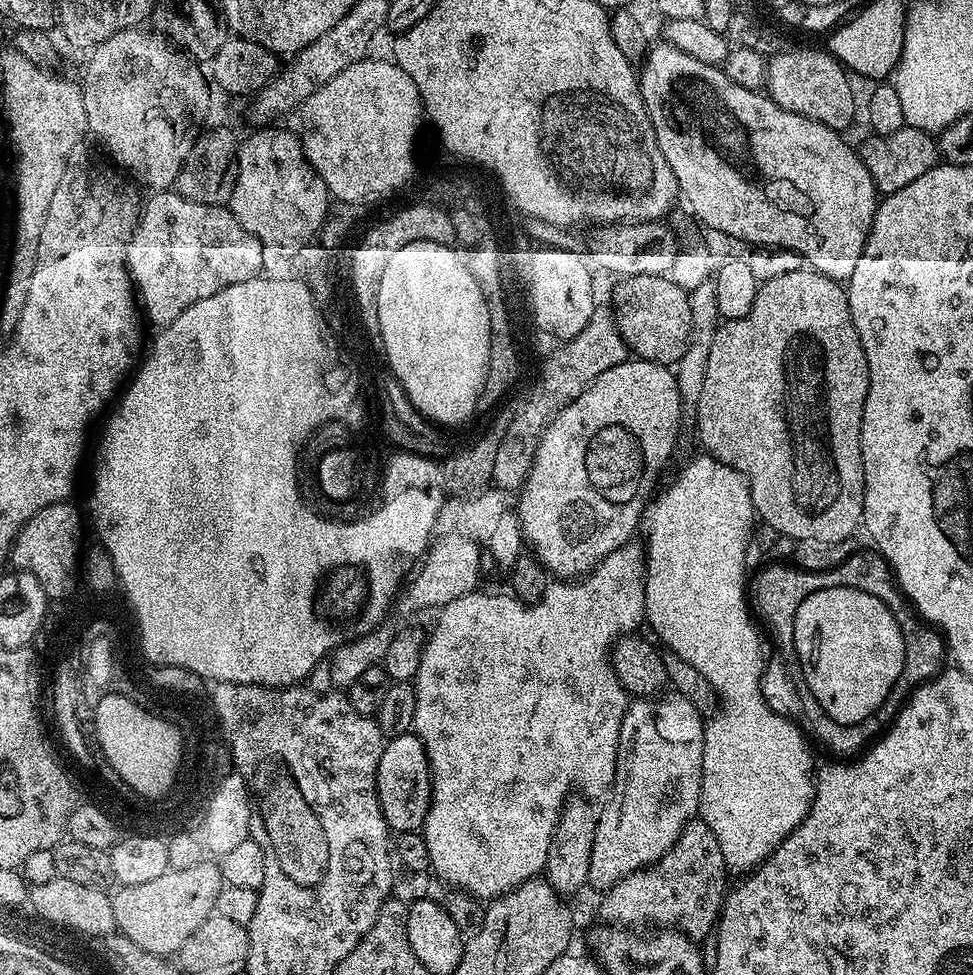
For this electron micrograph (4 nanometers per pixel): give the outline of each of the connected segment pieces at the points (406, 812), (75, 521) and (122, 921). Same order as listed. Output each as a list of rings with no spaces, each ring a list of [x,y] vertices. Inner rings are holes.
[[[412,732],[393,736],[385,743],[376,771],[376,789],[382,814],[393,833],[423,829],[428,807],[432,804],[432,775],[426,750]]]
[[[65,502],[46,506],[25,522],[12,544],[10,560],[19,571],[34,574],[44,593],[56,601],[70,595],[72,587],[77,587],[81,556],[80,512],[72,502]]]
[[[212,862],[197,865],[192,869],[169,870],[162,878],[154,882],[142,882],[131,885],[124,896],[124,901],[118,904],[118,928],[123,935],[130,938],[130,942],[138,942],[142,950],[150,950],[150,954],[158,954],[169,958],[175,957],[184,949],[186,942],[217,911],[220,897],[226,887],[223,871],[216,868]]]

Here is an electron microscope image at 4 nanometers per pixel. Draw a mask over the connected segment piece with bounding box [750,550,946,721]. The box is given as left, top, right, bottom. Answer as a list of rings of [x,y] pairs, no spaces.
[[[857,550],[851,556],[847,556],[842,563],[834,566],[825,572],[811,572],[802,570],[788,562],[772,562],[769,568],[764,568],[756,577],[750,580],[750,608],[758,617],[759,623],[768,627],[770,635],[776,639],[775,647],[781,652],[793,651],[792,647],[792,619],[796,617],[798,606],[810,594],[814,594],[823,588],[853,588],[862,590],[874,598],[878,598],[894,614],[898,626],[902,630],[904,639],[904,665],[902,674],[898,674],[898,682],[890,690],[886,698],[888,716],[893,721],[896,713],[900,711],[902,705],[907,701],[910,693],[919,688],[920,685],[928,683],[933,676],[939,676],[946,664],[946,645],[943,635],[937,629],[929,626],[914,611],[911,603],[900,591],[896,577],[892,575],[892,568],[888,564],[885,556],[881,556],[875,550],[863,552]]]

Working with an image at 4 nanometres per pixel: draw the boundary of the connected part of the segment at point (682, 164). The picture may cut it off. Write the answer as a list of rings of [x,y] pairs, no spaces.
[[[660,42],[660,45],[649,47],[648,55],[642,61],[638,72],[640,93],[648,111],[650,122],[654,126],[654,134],[658,142],[658,150],[662,158],[666,158],[666,166],[676,179],[676,187],[682,200],[688,203],[688,208],[708,228],[721,232],[724,236],[733,236],[736,240],[745,240],[748,246],[763,246],[765,248],[789,248],[804,259],[805,265],[813,272],[820,272],[826,278],[847,282],[854,274],[854,266],[858,266],[858,258],[862,258],[862,250],[866,246],[868,231],[876,213],[878,193],[870,178],[870,170],[860,160],[859,151],[851,148],[843,140],[841,133],[835,128],[827,128],[824,124],[814,122],[802,114],[794,114],[790,110],[782,110],[763,91],[753,90],[746,86],[738,86],[738,82],[730,82],[723,67],[698,62],[698,58],[690,58],[690,54],[682,54],[674,45]]]

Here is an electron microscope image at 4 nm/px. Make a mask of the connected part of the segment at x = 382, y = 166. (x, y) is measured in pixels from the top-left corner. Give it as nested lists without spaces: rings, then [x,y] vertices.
[[[369,58],[354,62],[354,66],[346,66],[342,74],[330,78],[326,86],[310,94],[306,102],[286,117],[287,131],[300,139],[312,169],[328,187],[329,197],[336,192],[344,197],[358,197],[380,192],[380,189],[399,188],[410,180],[411,171],[416,169],[416,143],[420,140],[420,127],[426,124],[424,106],[410,74],[406,74],[399,64],[388,60]]]

